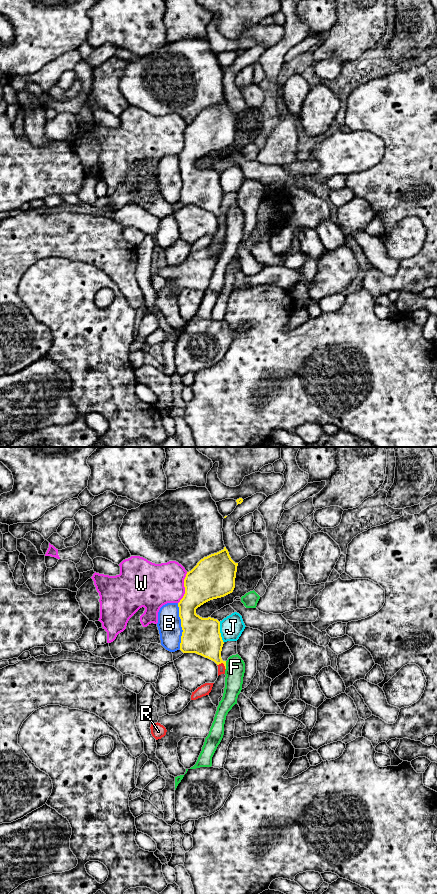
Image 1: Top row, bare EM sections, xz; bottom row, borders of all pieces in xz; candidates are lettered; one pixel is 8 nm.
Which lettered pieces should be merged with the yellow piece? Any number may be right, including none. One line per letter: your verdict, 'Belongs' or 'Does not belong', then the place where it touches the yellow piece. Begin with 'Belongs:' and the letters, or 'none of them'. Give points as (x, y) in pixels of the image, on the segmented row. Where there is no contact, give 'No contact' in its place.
Belongs: R
B: Does not belong. Touches yellow at xz (181, 626)
F: Does not belong. Touches yellow at xz (225, 665)
J: Does not belong. Touches yellow at xz (219, 632)
R: Belongs. Touches yellow at xz (223, 663)
W: Does not belong. Touches yellow at xz (185, 588)

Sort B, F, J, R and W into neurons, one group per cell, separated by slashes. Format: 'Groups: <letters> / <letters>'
Groups: B W / F / J / R

